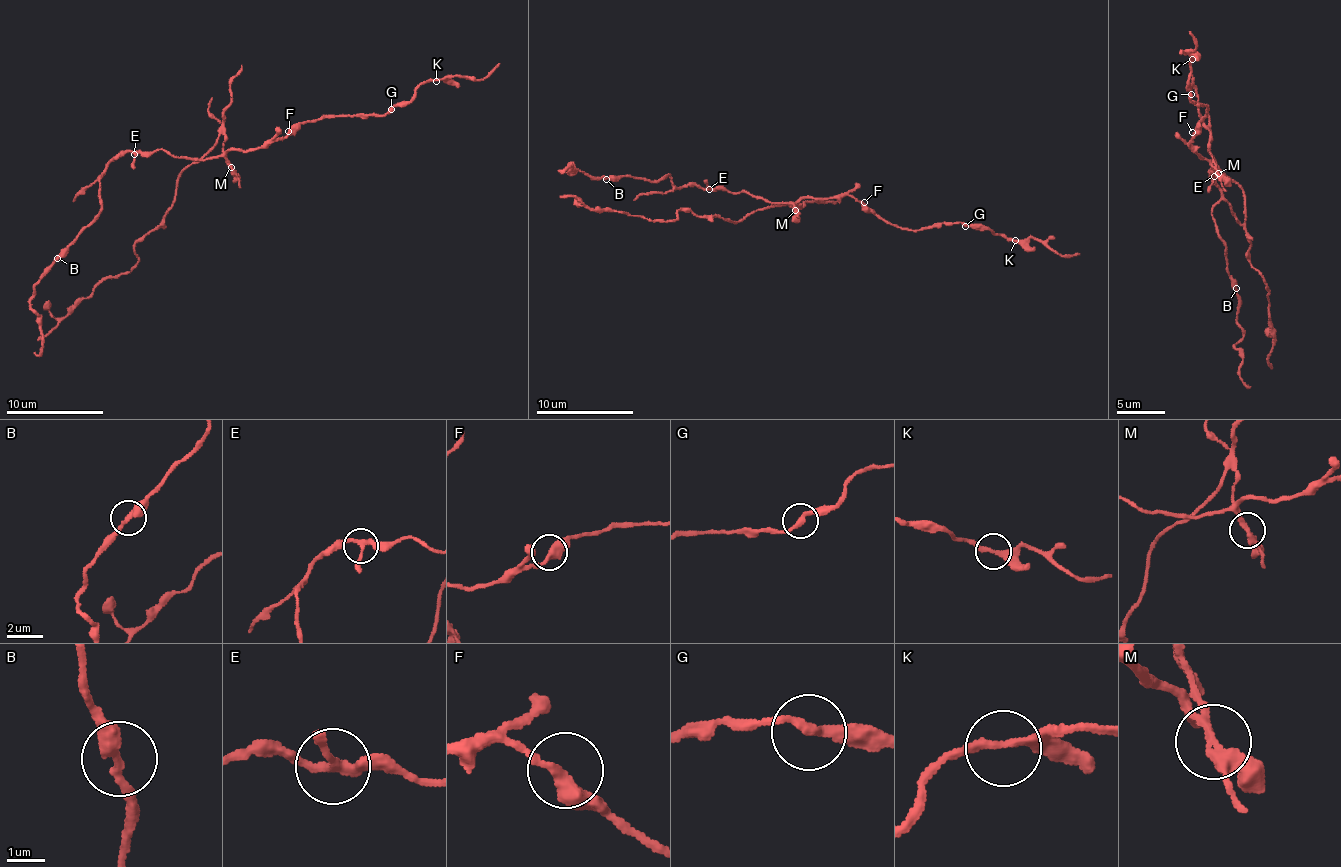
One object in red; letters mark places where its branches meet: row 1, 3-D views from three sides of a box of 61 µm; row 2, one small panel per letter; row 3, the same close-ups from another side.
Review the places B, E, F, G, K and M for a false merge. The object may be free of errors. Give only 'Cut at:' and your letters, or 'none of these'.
Cut at: M

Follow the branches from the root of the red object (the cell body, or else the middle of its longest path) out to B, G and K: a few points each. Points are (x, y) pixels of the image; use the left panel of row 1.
B: (204, 158), (179, 158), (161, 149), (114, 156), (99, 180), (100, 209), (57, 258)
G: (204, 158), (218, 158), (229, 150), (267, 148), (270, 143), (320, 117), (385, 114), (391, 109)
K: (204, 158), (229, 150), (267, 148), (320, 117), (385, 114), (423, 83), (436, 81)

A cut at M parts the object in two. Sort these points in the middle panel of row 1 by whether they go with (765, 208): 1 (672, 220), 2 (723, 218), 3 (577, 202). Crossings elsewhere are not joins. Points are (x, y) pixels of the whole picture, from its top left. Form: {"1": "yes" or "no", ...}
{"1": "yes", "2": "yes", "3": "yes"}

